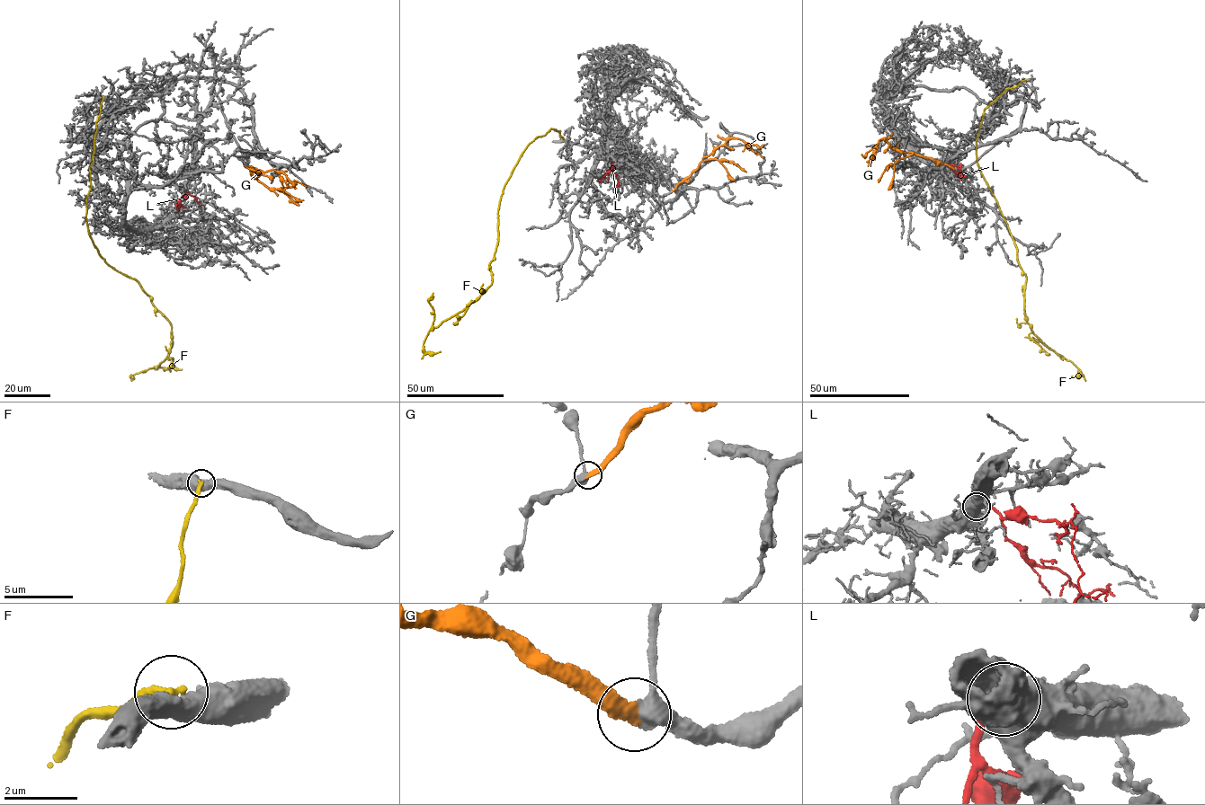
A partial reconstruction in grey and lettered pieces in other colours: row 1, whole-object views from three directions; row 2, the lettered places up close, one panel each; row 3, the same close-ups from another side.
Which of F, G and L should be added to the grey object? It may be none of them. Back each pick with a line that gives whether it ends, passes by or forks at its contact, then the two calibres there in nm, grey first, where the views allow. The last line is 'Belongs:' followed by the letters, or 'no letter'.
G: It ends there. Thickness 380 nm (grey) against 320 nm
Belongs: G

